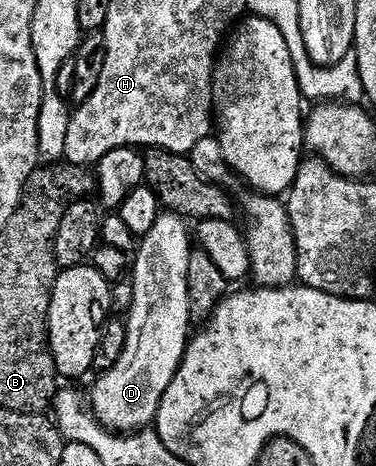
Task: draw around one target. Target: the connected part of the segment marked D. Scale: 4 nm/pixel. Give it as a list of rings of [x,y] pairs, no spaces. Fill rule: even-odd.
[[[161,213],[151,231],[140,240],[137,260],[132,260],[134,303],[125,324],[126,345],[114,367],[97,379],[91,396],[94,417],[110,432],[148,428],[157,418],[167,385],[175,381],[175,373],[181,368],[191,338],[187,289],[191,231],[185,227],[186,220],[180,215]]]

